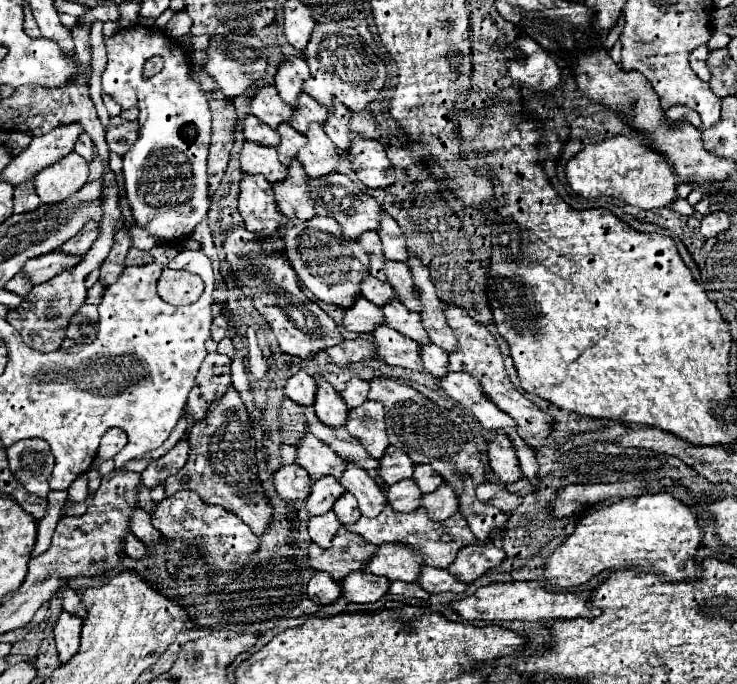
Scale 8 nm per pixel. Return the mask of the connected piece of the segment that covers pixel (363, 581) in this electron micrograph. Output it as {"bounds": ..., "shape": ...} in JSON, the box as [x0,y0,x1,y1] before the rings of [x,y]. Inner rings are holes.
{"bounds":[340,572,390,602],"shape":[[[352,572],[350,576],[346,576],[344,580],[340,580],[340,590],[342,590],[342,598],[346,598],[348,602],[376,602],[382,594],[388,592],[390,580],[386,580],[386,576],[374,576],[368,572]]]}

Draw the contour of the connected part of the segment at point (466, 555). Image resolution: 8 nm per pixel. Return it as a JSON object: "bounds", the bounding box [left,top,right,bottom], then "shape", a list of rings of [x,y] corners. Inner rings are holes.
{"bounds":[448,542,506,584],"shape":[[[494,542],[466,546],[466,548],[458,550],[456,560],[448,566],[448,572],[456,580],[462,580],[462,582],[470,584],[472,580],[480,578],[490,568],[498,566],[504,560],[504,556],[506,556],[504,550],[498,548]]]}

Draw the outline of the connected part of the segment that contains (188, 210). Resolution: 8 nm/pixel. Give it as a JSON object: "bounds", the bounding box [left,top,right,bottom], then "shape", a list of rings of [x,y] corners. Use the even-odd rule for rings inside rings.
{"bounds":[102,24,210,244],"shape":[[[136,24],[130,28],[122,28],[114,36],[104,36],[104,46],[108,54],[106,68],[102,72],[102,90],[114,98],[122,108],[138,108],[138,140],[124,154],[124,190],[126,200],[130,204],[136,226],[150,232],[158,242],[180,244],[186,240],[192,230],[204,220],[210,208],[208,196],[208,172],[206,158],[210,148],[210,108],[200,86],[190,78],[190,66],[186,60],[184,48],[170,36],[162,32],[152,32],[150,28]],[[162,56],[164,66],[162,72],[144,78],[142,70],[148,58]]]}

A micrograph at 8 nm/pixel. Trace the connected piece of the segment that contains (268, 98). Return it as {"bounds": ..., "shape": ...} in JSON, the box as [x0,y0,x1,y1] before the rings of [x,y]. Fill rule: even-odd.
{"bounds":[250,84,292,128],"shape":[[[264,84],[250,98],[250,112],[260,118],[270,128],[276,128],[282,122],[290,122],[292,106],[286,104],[272,84]]]}

